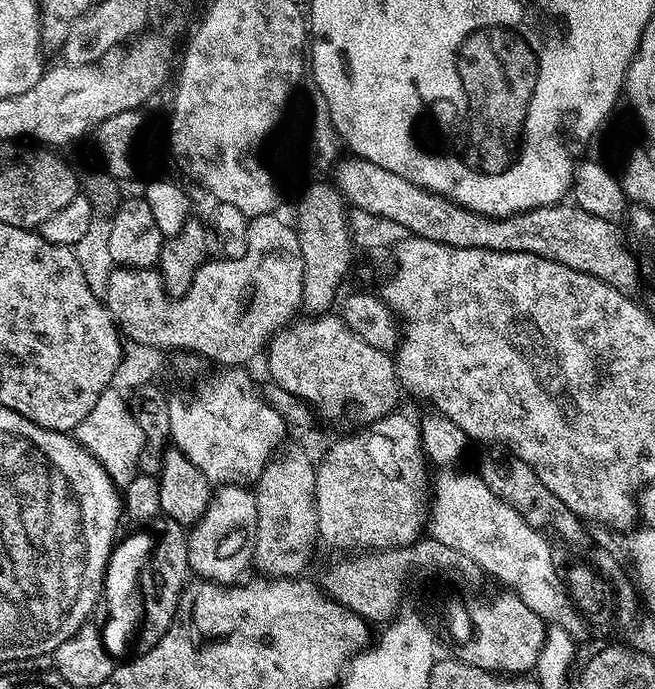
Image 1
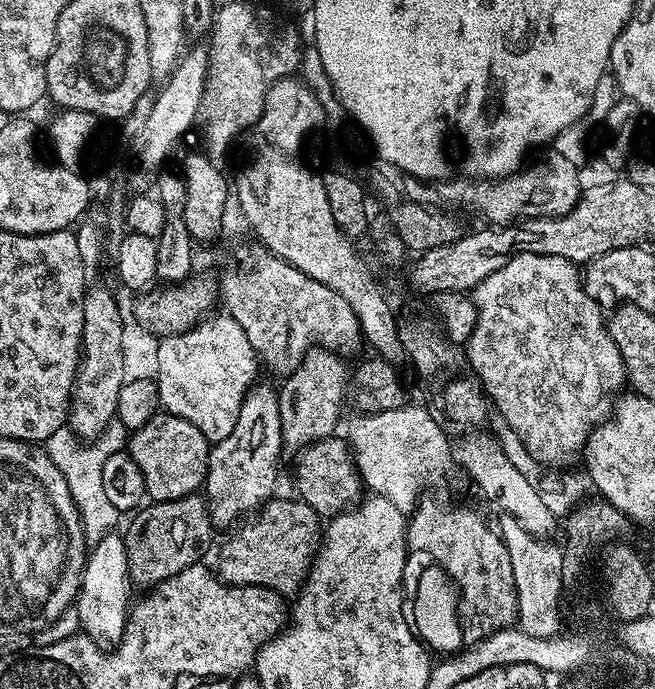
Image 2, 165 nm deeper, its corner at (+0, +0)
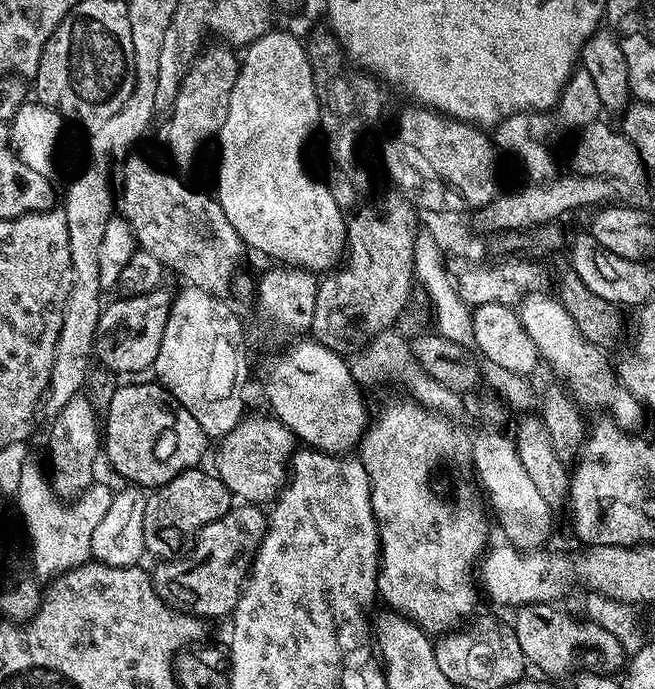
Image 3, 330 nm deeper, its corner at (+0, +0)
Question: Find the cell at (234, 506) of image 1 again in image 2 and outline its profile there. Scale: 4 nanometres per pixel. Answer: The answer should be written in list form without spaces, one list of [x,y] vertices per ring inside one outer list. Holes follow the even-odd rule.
[[[263,382],[254,384],[243,399],[234,430],[209,447],[208,473],[202,492],[217,529],[231,529],[245,514],[255,513],[265,501],[271,500],[277,491],[276,471],[280,468],[280,456],[284,452],[278,402],[274,386],[272,388]]]

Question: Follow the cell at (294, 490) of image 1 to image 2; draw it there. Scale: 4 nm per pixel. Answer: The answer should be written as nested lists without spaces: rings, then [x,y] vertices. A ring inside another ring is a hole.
[[[316,345],[307,351],[303,362],[283,379],[279,387],[278,411],[282,425],[282,442],[284,452],[299,454],[314,442],[329,439],[333,435],[342,402],[344,403],[350,375],[349,365],[346,366],[341,355],[332,349]]]

